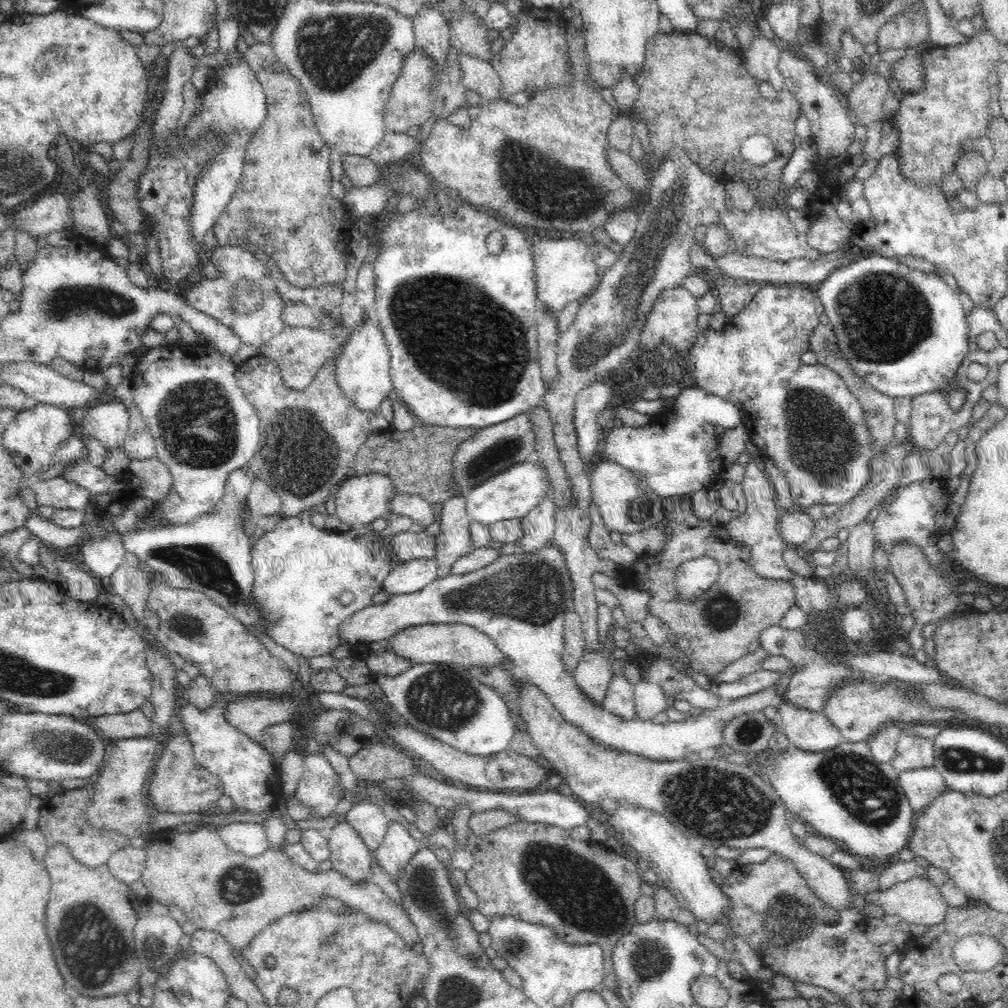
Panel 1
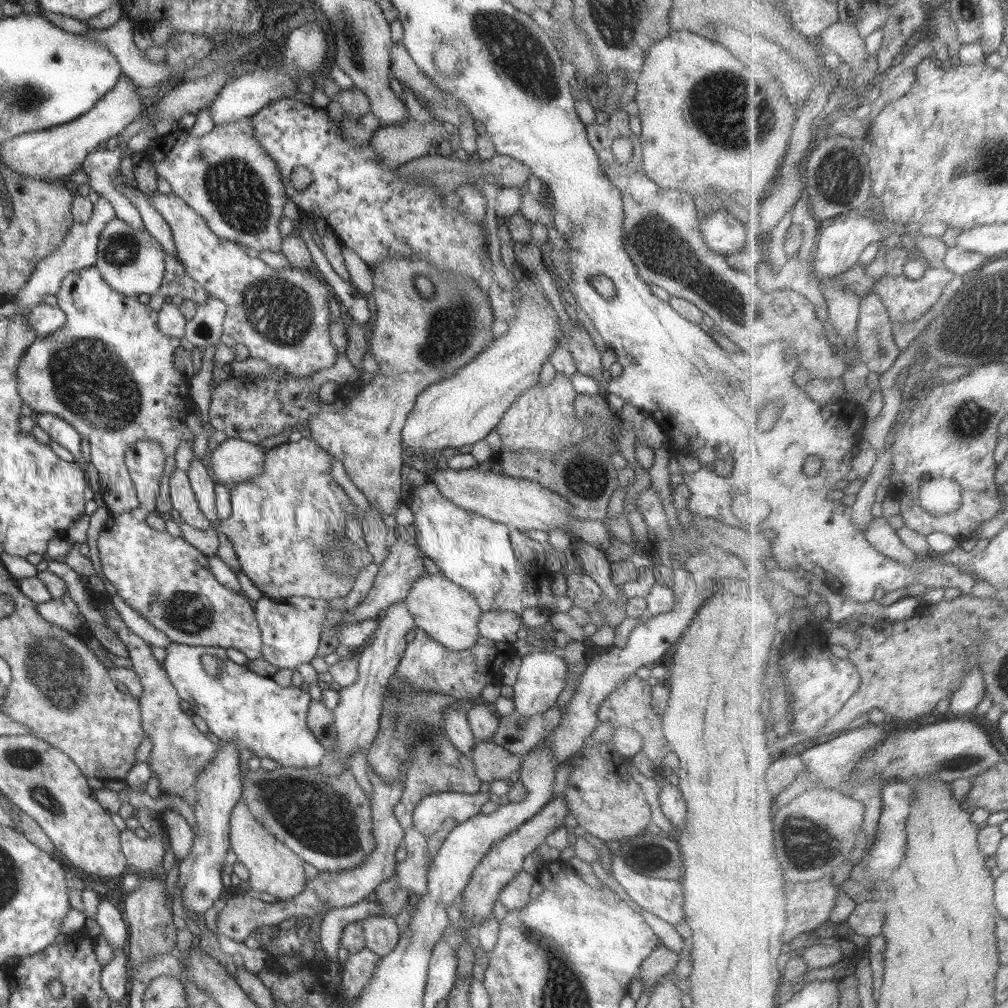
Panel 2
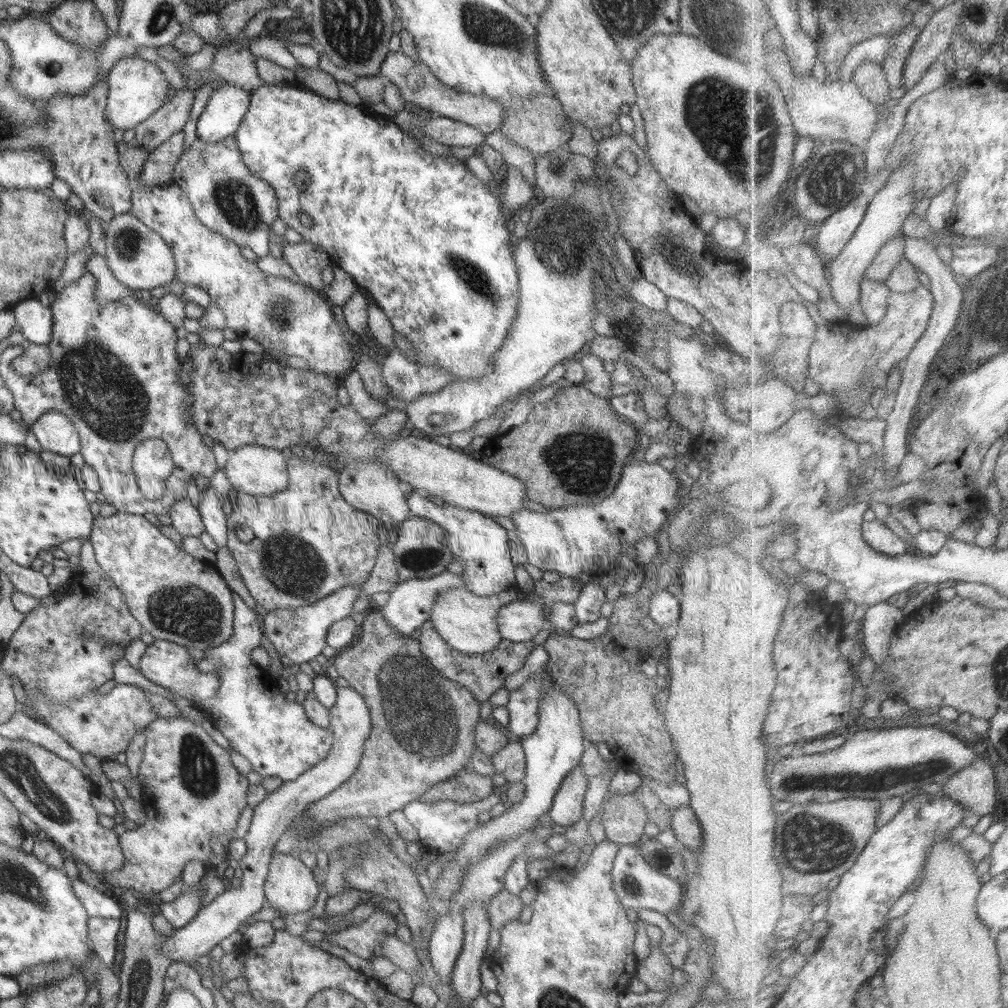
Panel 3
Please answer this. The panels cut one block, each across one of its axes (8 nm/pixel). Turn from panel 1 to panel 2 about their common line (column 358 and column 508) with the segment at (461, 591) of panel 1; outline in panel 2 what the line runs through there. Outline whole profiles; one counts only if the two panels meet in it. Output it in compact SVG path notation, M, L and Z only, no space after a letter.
M483 611L478 621L480 637L515 645L521 619L512 611Z

